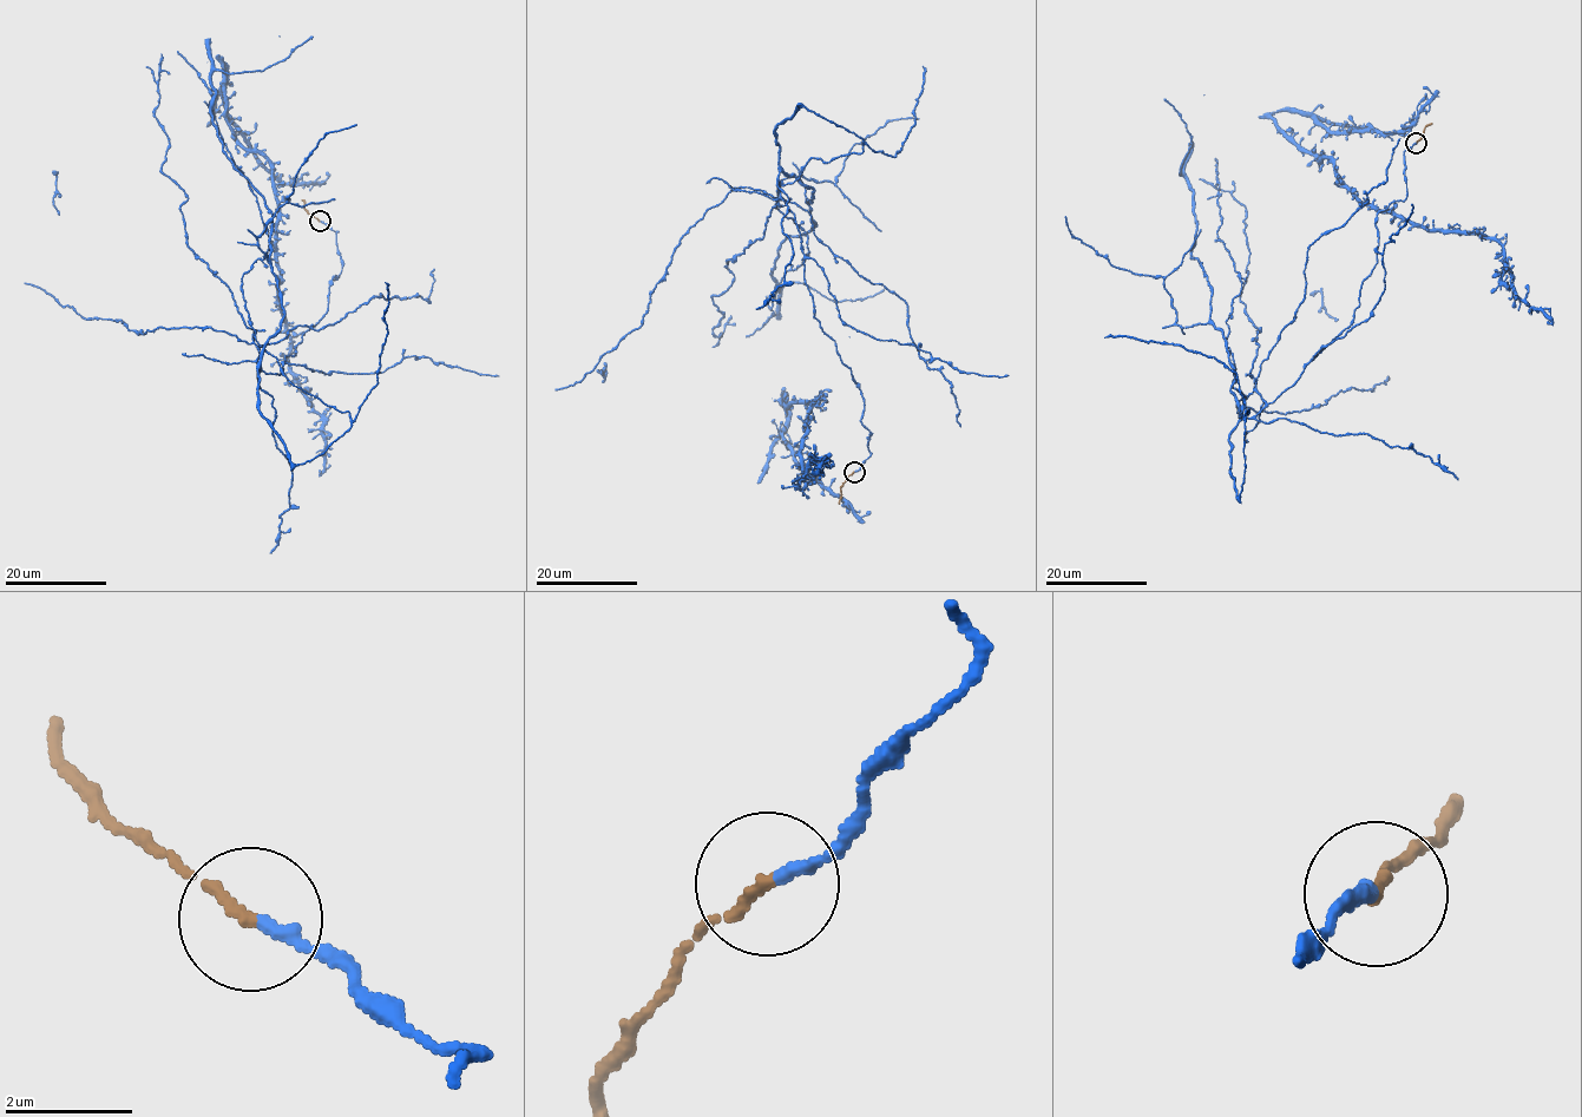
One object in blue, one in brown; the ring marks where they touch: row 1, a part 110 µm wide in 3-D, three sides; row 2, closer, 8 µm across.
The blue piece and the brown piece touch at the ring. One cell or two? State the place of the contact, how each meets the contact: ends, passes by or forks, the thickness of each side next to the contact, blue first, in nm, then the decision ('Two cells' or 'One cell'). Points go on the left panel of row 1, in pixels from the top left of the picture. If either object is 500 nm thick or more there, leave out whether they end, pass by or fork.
Place: (320, 221). At the ring blue ends. At the ring brown ends. Thickness 190 nm (blue) against 160 nm. Two cells

